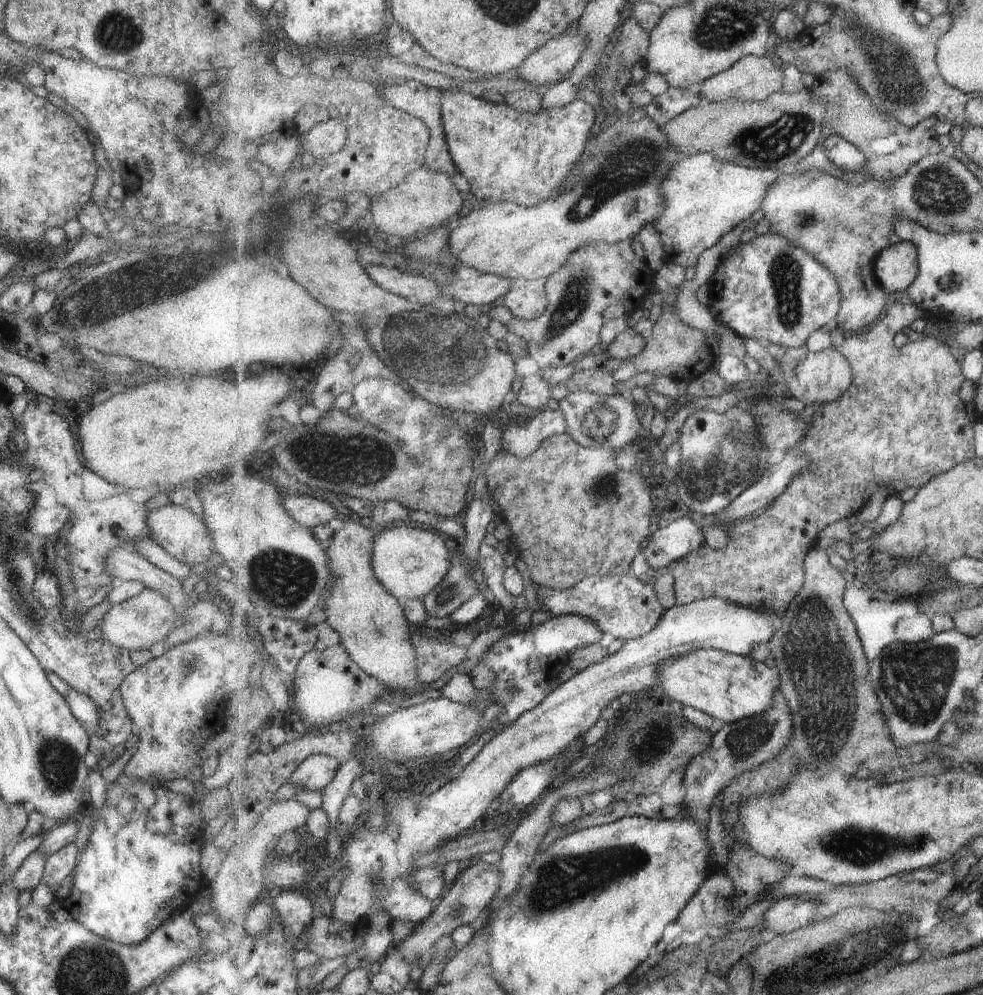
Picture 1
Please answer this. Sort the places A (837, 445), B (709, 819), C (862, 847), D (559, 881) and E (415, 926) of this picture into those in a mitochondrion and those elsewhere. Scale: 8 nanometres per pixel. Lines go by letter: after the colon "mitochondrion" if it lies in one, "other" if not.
A: other
B: other
C: mitochondrion
D: mitochondrion
E: other

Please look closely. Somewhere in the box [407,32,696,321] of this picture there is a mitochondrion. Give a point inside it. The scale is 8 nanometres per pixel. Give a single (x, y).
(637, 160)

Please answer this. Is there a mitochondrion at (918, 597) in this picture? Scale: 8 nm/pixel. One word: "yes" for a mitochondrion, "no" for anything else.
no

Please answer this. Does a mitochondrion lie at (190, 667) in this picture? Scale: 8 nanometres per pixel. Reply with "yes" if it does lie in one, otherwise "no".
yes

